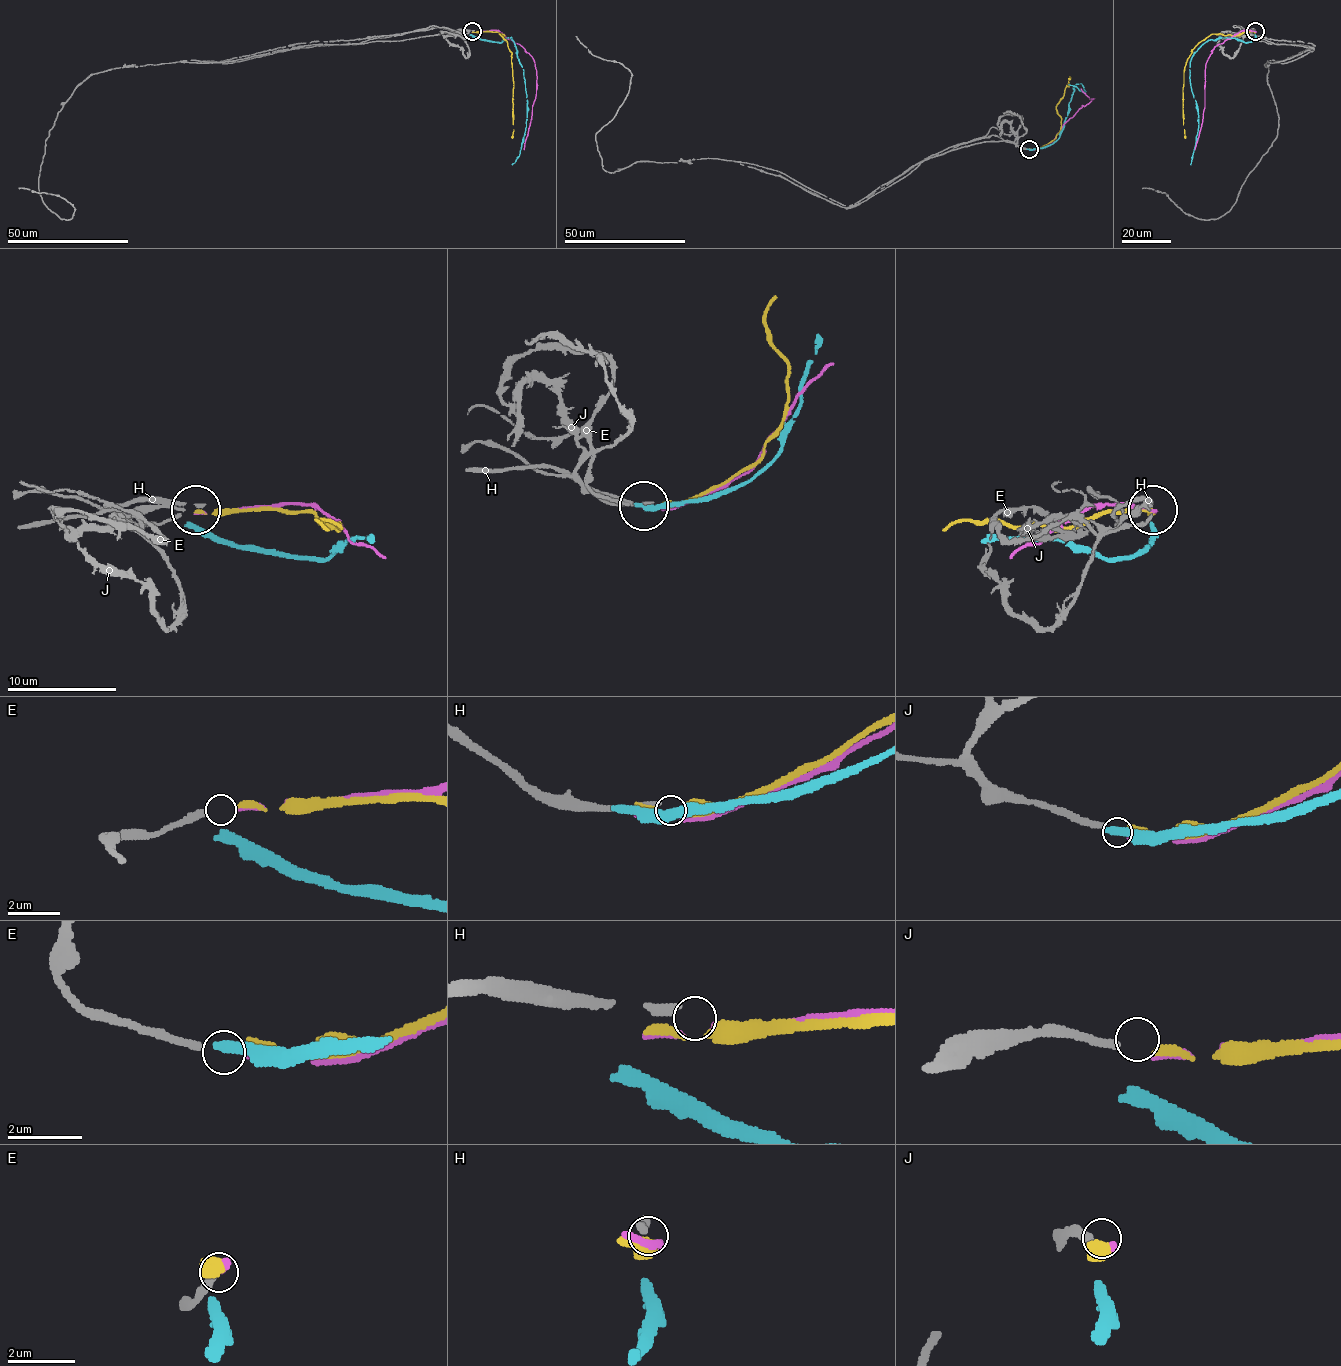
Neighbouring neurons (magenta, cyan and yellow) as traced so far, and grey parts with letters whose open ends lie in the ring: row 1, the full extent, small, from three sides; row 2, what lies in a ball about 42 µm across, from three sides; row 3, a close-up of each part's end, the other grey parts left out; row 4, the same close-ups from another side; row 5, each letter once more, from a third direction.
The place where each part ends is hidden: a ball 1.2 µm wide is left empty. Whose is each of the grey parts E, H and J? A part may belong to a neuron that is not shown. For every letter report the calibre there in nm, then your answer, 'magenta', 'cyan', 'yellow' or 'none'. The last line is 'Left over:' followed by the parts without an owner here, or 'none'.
E: 200 nm thick; magenta
H: 220 nm thick; none
J: 200 nm thick; yellow
Left over: H

